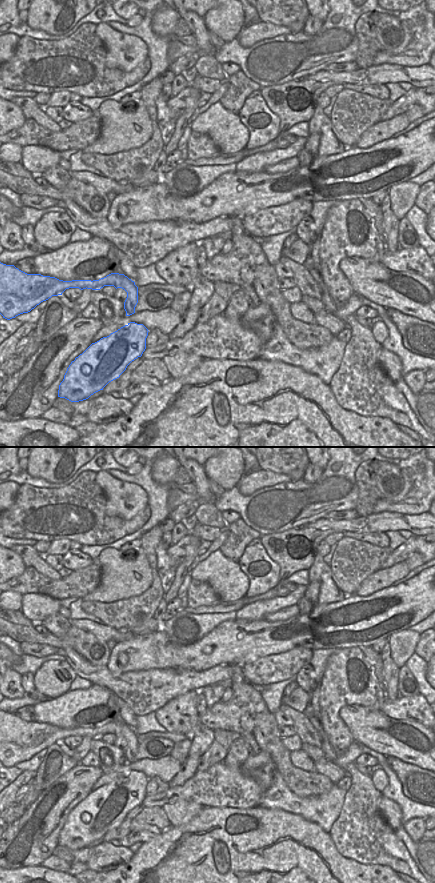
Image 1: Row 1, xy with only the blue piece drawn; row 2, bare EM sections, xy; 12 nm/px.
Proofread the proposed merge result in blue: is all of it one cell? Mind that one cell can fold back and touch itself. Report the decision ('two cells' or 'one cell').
one cell

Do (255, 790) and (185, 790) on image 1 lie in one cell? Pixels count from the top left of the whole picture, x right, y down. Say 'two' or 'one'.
one

